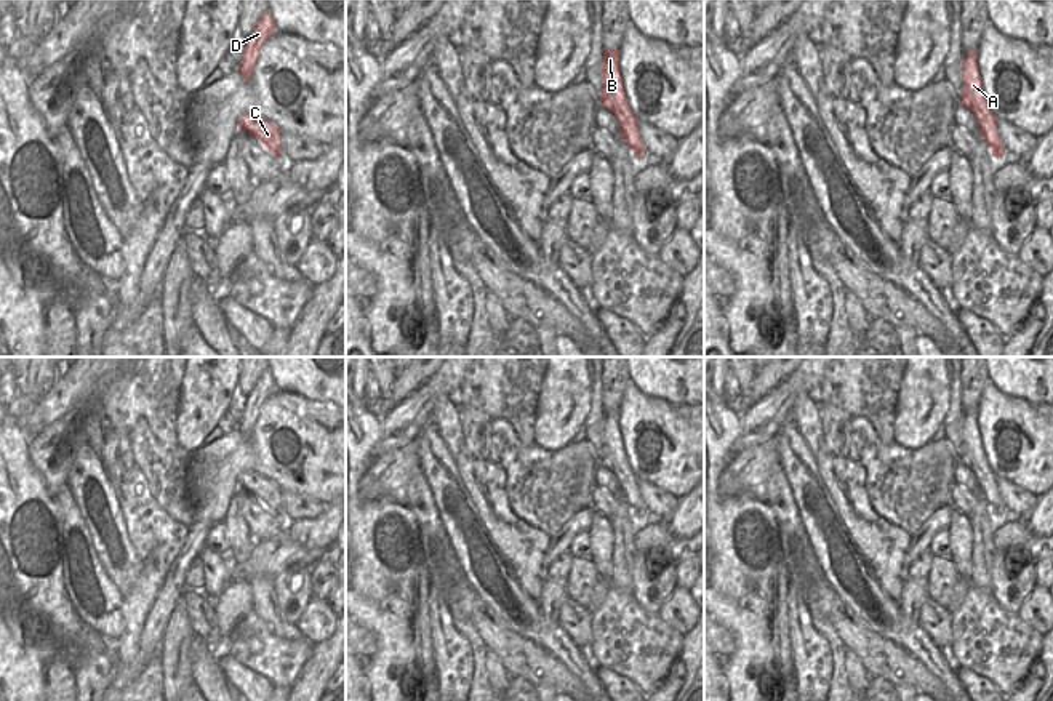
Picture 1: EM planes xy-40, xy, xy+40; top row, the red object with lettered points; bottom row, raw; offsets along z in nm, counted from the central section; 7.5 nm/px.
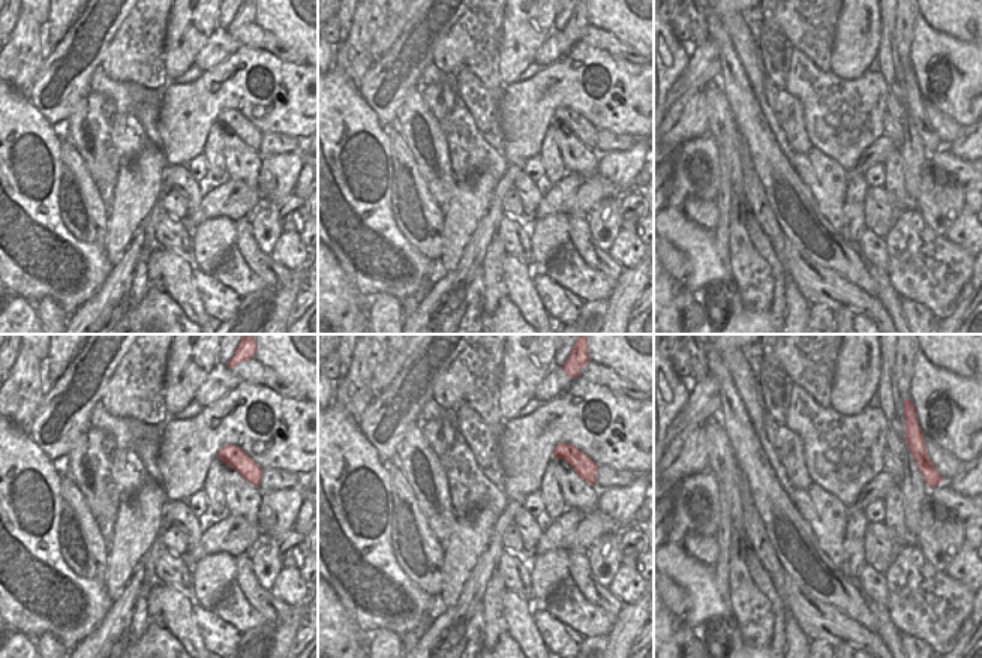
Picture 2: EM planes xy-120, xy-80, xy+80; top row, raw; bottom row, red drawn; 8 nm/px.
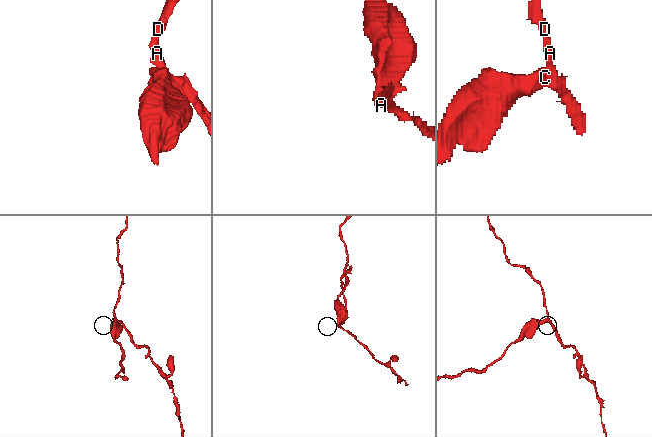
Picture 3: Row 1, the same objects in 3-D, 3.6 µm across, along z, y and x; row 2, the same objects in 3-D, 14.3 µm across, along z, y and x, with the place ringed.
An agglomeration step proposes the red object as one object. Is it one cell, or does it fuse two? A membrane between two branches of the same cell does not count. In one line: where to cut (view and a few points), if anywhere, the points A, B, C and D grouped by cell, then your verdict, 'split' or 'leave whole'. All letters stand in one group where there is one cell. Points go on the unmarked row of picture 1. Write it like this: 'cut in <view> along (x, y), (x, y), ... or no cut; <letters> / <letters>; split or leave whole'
cut in xy along (620, 480), (628, 500); A B D / C; split

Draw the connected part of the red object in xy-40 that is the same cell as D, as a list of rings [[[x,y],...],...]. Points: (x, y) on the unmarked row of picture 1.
[[[267,368],[266,371],[262,371],[251,394],[248,395],[243,408],[243,416],[237,426],[245,439],[251,439],[261,407],[266,402],[266,399],[274,392],[275,392],[275,381],[270,375],[270,370]]]

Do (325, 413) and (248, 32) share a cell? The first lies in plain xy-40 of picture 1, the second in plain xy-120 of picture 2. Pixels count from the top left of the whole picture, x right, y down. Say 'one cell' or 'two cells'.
one cell

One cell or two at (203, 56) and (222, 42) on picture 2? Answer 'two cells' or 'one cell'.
one cell

